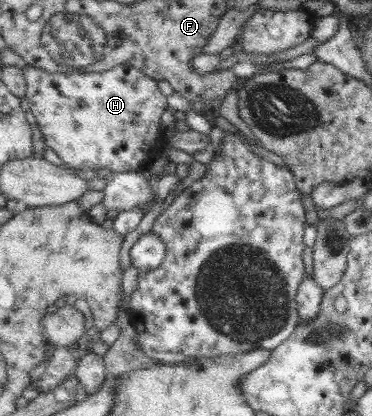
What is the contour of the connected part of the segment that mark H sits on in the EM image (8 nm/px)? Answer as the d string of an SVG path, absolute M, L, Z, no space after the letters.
M22 62L18 67L23 71L26 80L25 97L29 101L29 110L36 118L47 146L66 167L92 171L97 168L108 168L114 173L140 171L144 164L160 156L169 145L167 134L161 131L168 98L160 92L158 82L142 72L142 69L124 64L104 72L78 73L69 65L57 72L50 72Z

